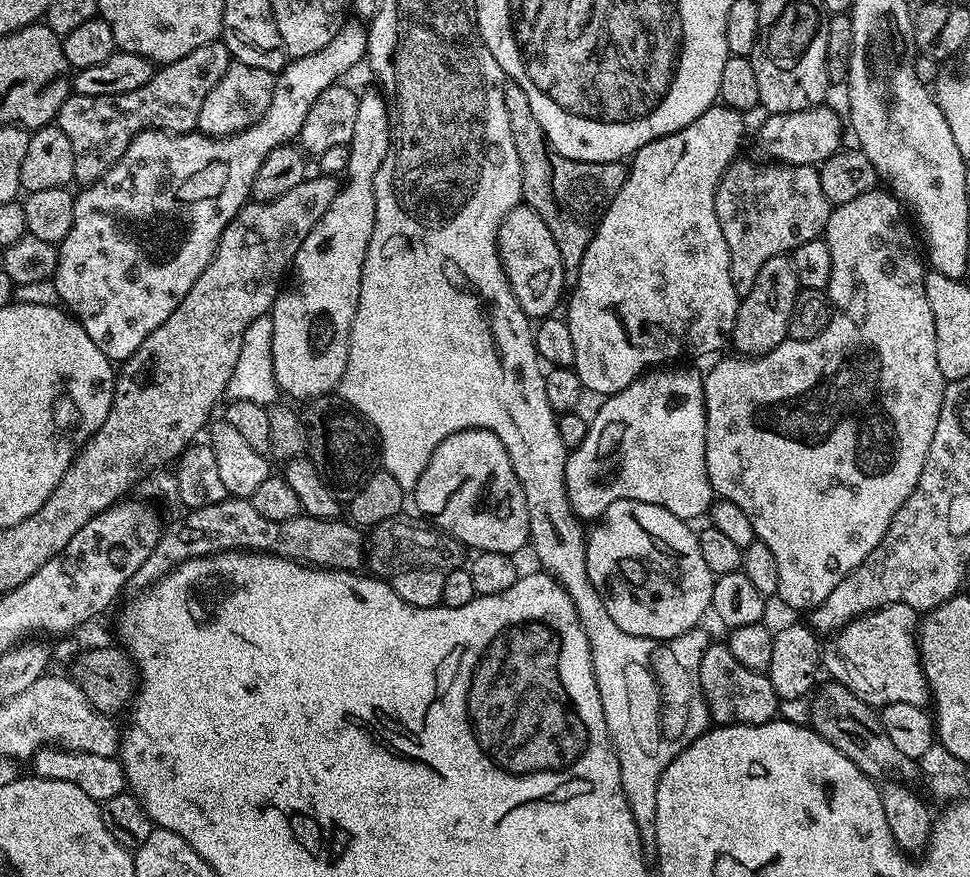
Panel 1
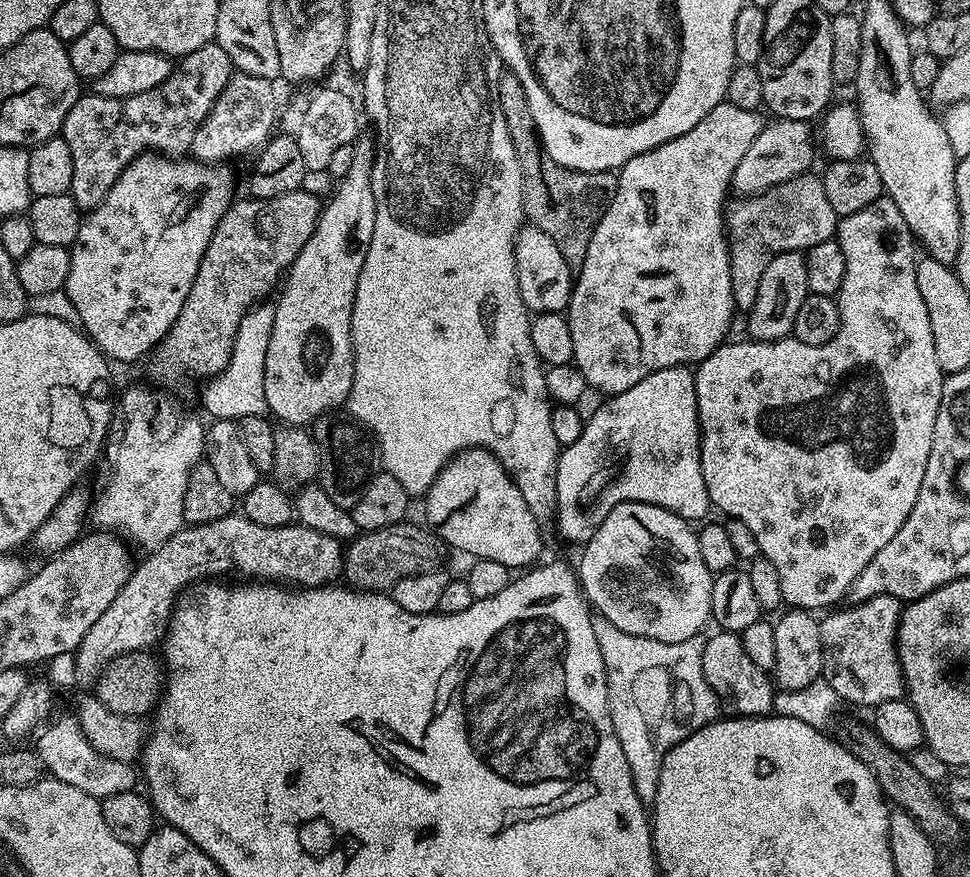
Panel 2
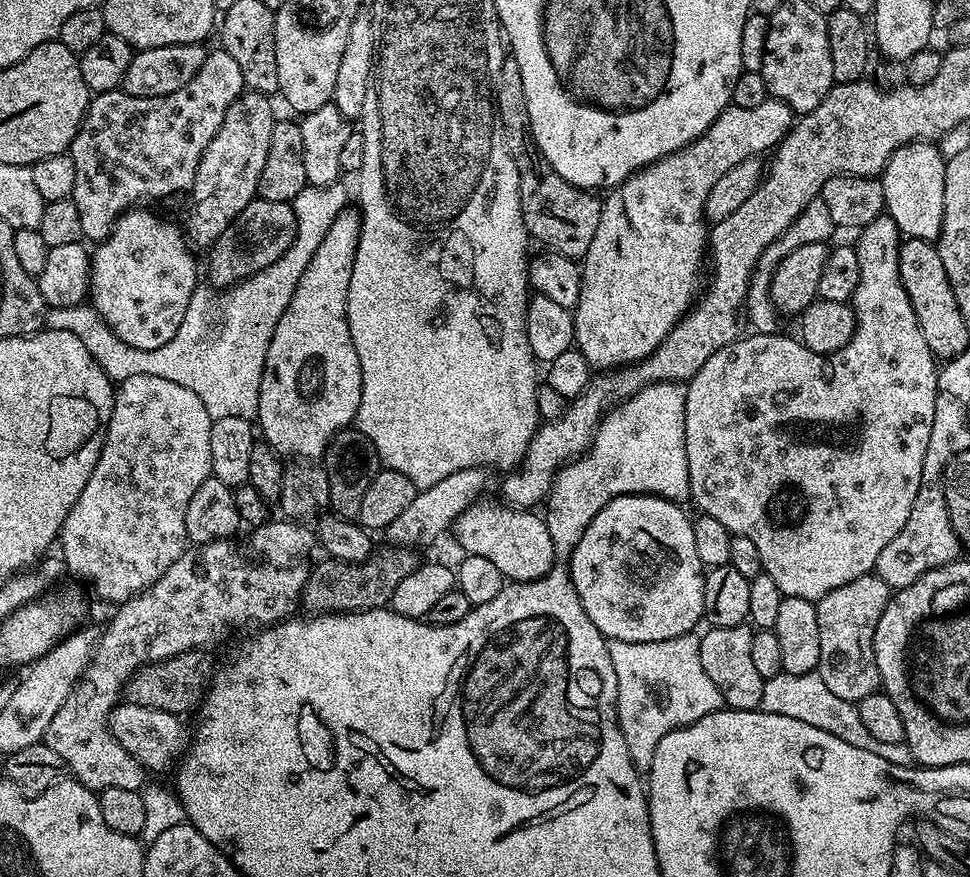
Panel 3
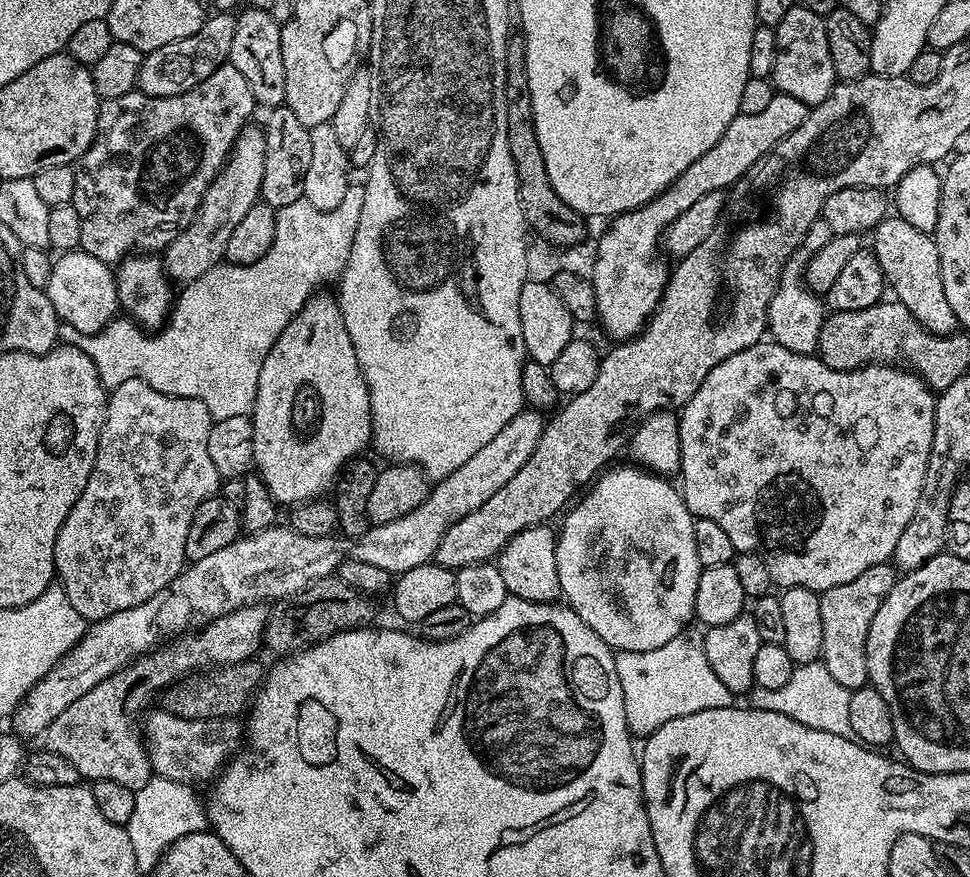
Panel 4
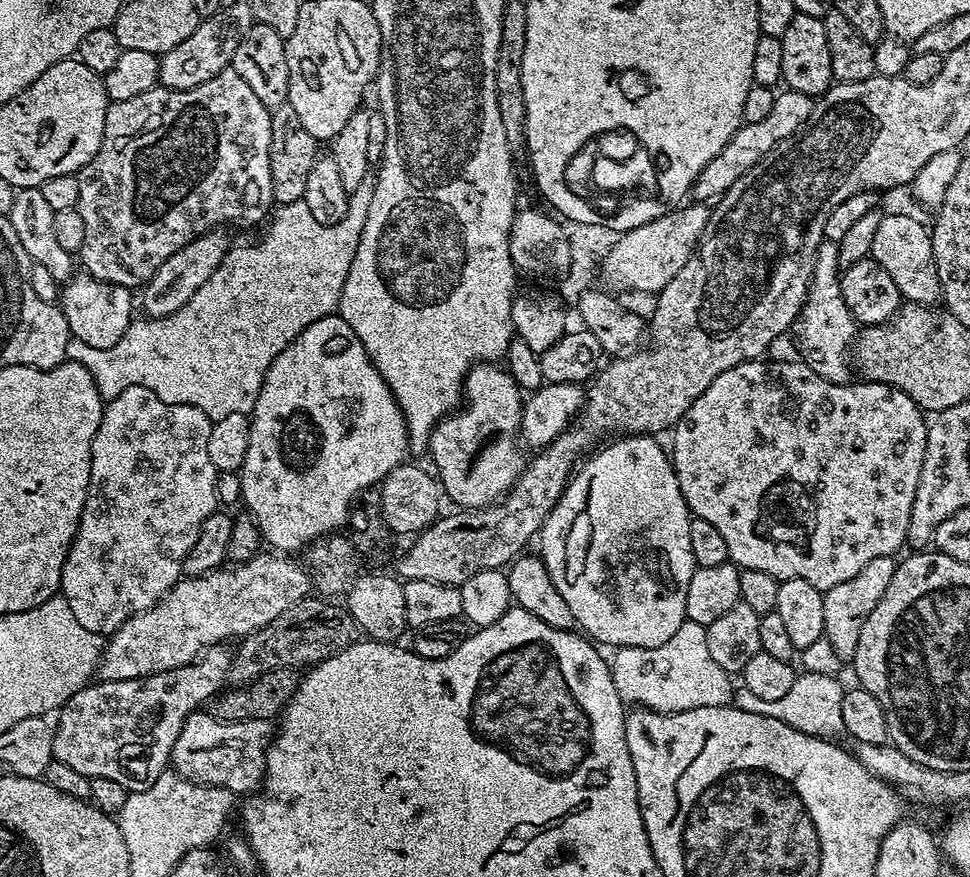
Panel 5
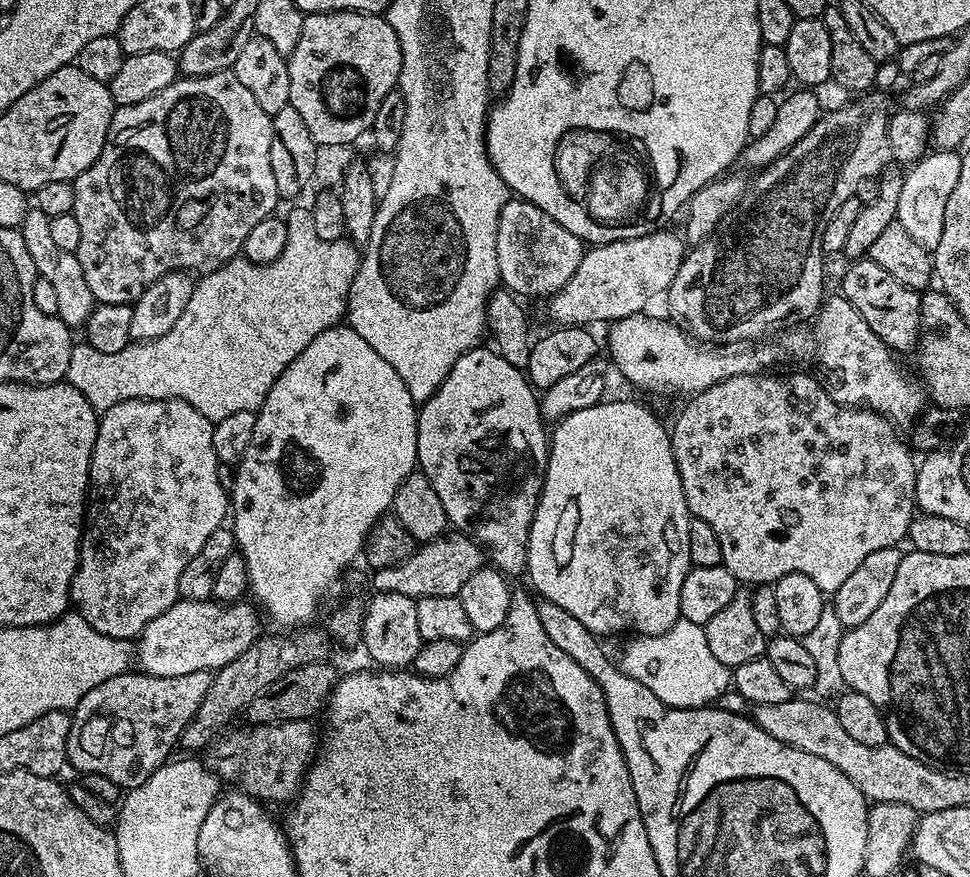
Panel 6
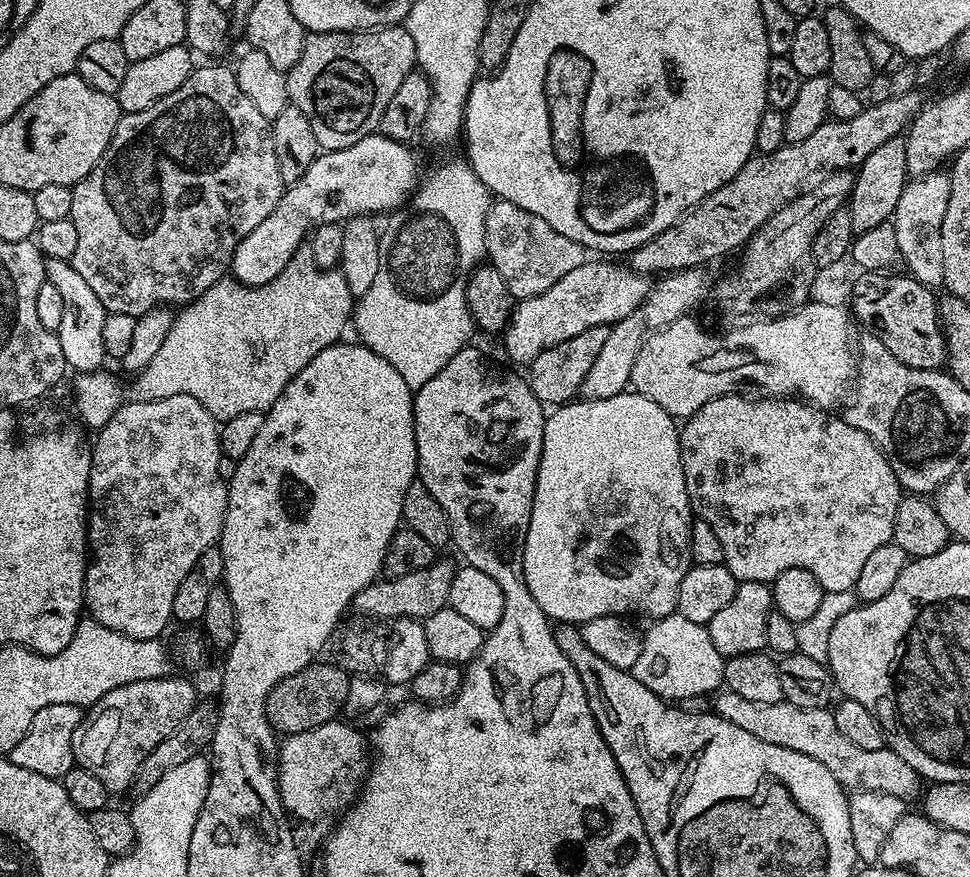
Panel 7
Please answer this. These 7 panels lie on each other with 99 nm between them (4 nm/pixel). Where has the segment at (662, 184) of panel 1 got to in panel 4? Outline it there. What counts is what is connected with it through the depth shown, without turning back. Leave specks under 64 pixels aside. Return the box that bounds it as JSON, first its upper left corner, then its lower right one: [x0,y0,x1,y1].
[591,95,809,342]

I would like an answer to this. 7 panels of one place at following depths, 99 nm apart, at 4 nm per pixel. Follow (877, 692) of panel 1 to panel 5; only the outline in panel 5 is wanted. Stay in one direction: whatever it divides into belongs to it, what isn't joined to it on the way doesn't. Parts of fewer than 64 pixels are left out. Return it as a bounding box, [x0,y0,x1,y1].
[823,556,897,662]

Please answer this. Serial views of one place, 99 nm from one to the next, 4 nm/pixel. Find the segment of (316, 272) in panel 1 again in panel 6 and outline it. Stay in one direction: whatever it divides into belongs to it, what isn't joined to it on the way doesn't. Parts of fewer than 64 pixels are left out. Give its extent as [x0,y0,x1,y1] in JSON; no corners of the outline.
[230,326,418,630]

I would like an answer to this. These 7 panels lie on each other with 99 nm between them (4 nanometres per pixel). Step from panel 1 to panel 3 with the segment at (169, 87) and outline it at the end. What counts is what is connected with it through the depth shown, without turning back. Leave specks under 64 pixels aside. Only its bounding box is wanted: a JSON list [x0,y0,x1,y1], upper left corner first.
[70,50,246,242]

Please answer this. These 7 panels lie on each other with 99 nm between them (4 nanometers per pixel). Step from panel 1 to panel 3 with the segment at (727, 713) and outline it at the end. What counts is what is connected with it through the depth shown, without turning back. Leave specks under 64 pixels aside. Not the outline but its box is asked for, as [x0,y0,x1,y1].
[700,623,764,712]

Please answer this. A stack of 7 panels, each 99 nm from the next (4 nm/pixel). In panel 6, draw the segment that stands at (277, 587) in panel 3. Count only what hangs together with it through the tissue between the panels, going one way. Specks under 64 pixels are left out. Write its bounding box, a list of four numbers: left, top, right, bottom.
[68,670,212,790]

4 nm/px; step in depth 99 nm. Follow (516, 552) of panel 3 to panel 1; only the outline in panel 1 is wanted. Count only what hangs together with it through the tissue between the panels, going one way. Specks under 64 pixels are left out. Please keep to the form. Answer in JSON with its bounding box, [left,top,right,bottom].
[410,428,529,556]

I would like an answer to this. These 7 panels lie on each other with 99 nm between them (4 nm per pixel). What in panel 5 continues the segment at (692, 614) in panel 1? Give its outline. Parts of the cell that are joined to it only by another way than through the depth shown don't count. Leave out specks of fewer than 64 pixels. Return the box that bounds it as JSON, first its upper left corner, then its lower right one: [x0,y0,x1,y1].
[538,434,697,650]

